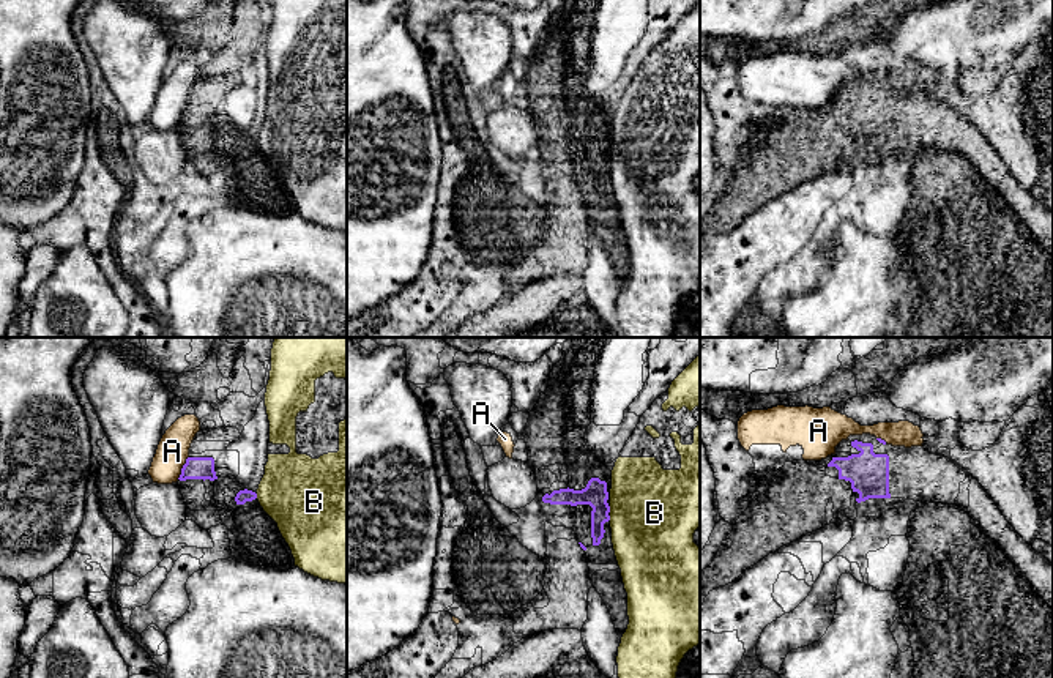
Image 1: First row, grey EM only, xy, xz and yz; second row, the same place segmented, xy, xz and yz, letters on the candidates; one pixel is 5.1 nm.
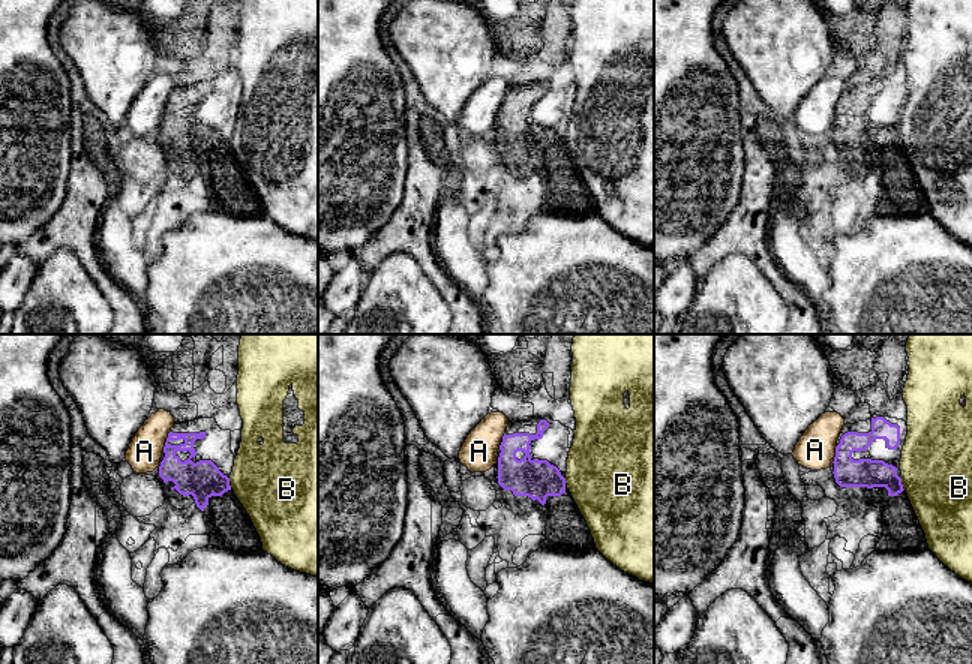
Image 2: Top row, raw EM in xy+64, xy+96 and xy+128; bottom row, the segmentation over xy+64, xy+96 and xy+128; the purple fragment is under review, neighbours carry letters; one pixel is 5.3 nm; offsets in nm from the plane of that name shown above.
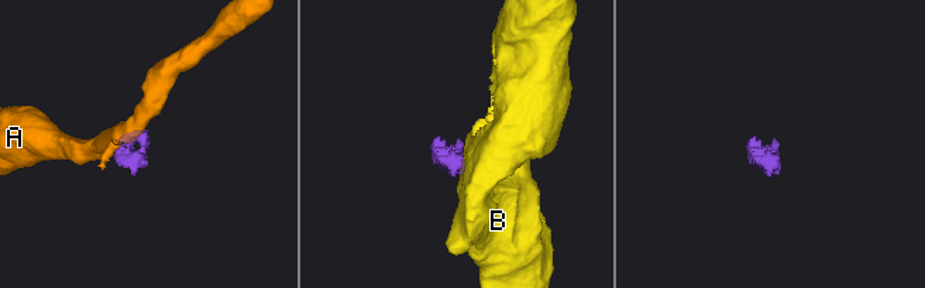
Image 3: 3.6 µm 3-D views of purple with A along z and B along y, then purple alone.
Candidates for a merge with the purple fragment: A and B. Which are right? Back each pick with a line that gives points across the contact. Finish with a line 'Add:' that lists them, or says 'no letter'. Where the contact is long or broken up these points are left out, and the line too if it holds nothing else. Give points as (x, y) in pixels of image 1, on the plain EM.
Add: no letter

